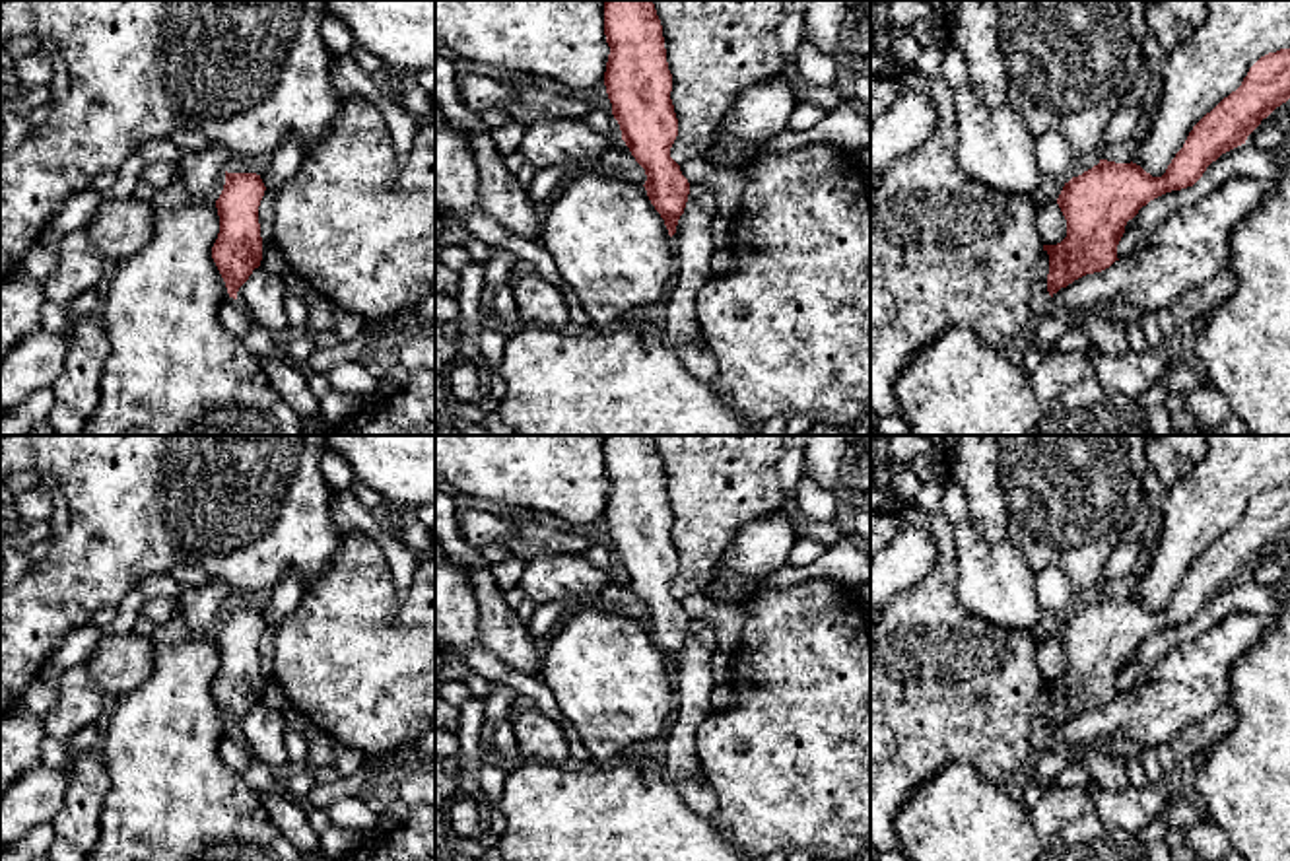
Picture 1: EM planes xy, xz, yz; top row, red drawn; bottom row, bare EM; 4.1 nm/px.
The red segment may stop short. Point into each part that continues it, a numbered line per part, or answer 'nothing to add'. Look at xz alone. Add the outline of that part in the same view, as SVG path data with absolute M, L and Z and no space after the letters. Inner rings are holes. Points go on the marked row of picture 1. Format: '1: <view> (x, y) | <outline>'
nothing to add

